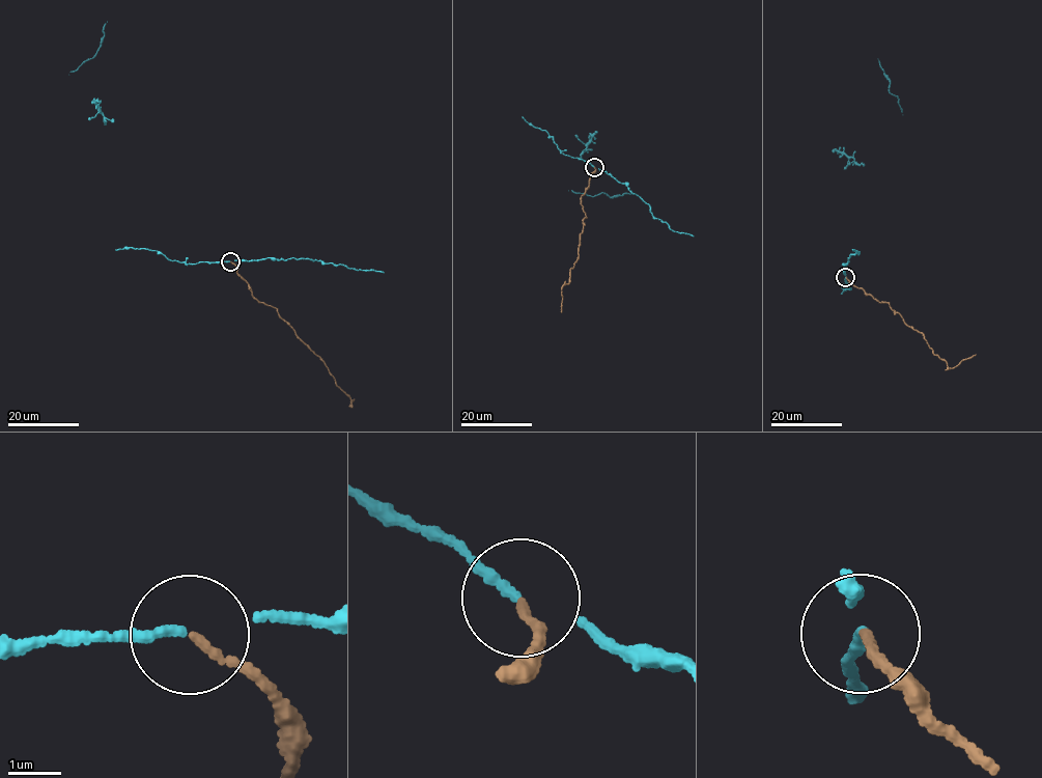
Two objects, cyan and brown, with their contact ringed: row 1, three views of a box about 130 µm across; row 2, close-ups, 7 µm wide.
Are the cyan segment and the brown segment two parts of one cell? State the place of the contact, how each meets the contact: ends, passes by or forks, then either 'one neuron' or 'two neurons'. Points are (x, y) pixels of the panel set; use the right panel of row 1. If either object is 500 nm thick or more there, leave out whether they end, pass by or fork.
at (845, 277); cyan passes by; brown ends there; two neurons

